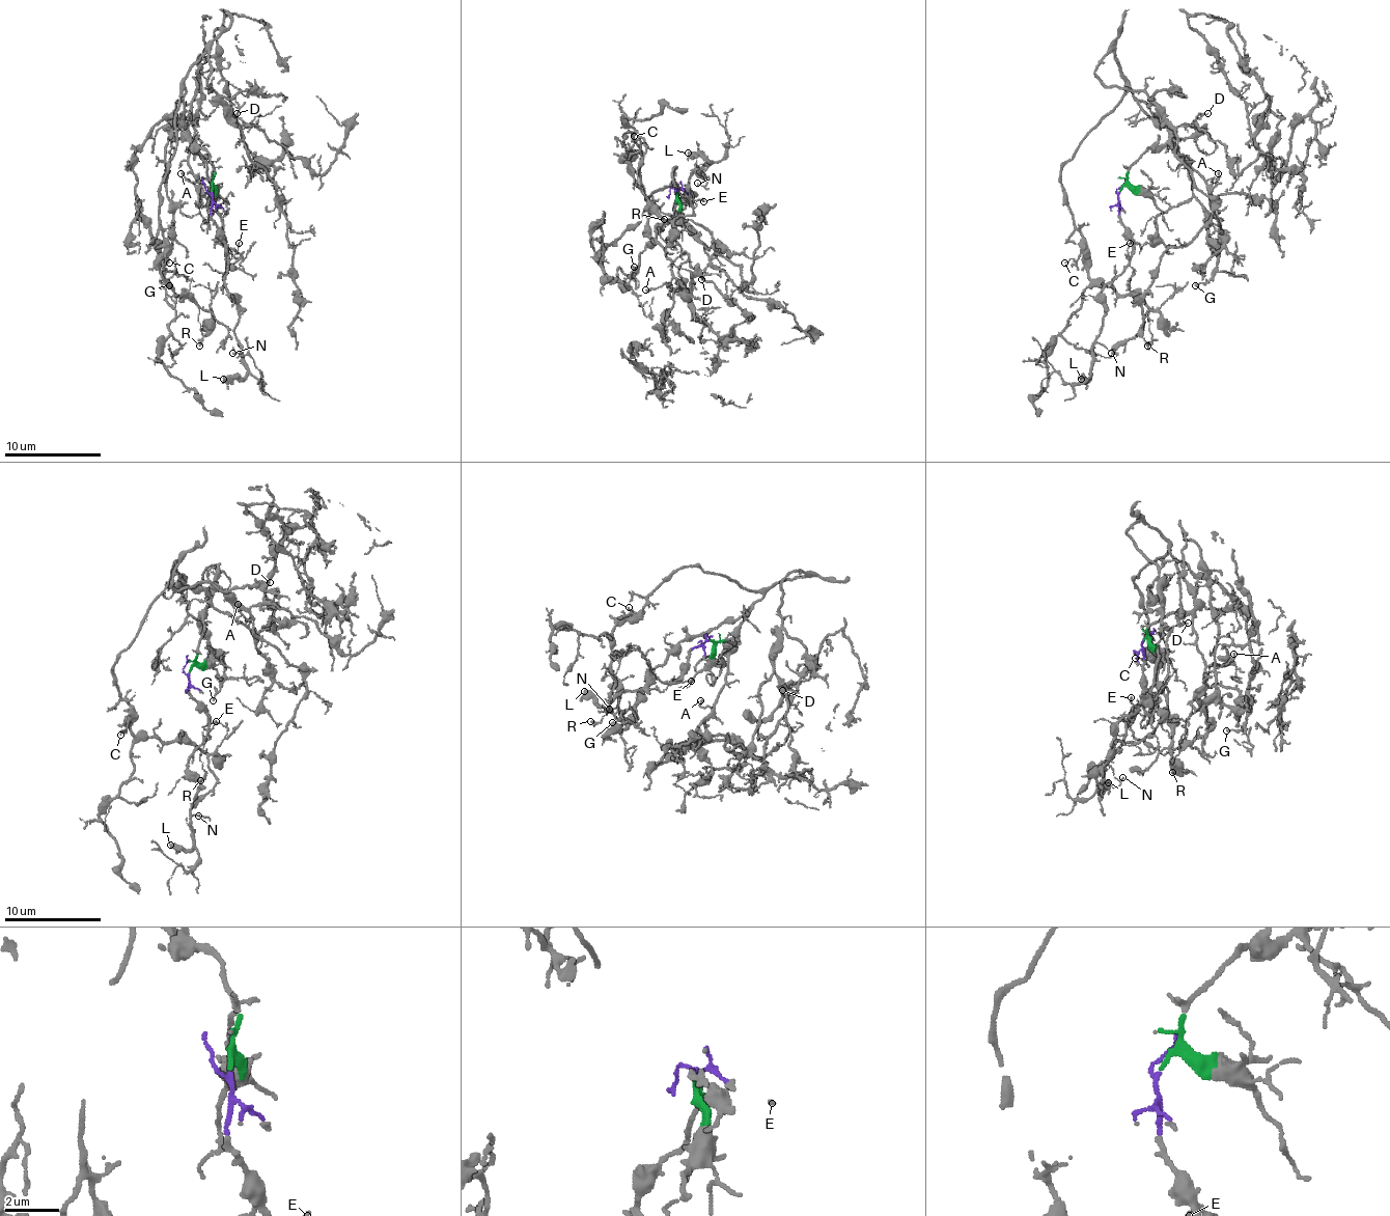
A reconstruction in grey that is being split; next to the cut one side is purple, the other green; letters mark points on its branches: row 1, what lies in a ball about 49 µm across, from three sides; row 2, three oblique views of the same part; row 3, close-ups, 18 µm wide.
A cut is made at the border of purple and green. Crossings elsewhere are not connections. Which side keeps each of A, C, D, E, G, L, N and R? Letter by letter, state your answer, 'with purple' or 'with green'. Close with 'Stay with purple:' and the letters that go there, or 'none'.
A: with green
C: with green
D: with green
E: with purple
G: with green
L: with purple
N: with purple
R: with green
Stay with purple: E, L, N

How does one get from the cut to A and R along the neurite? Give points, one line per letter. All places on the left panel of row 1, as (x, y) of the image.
A: (211, 192), (216, 167), (205, 150), (191, 143), (205, 163), (205, 180), (191, 182), (182, 172)
R: (211, 192), (216, 167), (189, 136), (184, 90), (160, 203), (160, 274), (198, 307), (198, 346)

